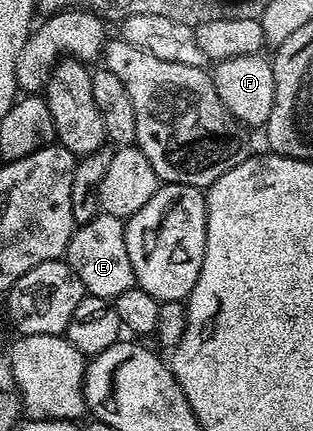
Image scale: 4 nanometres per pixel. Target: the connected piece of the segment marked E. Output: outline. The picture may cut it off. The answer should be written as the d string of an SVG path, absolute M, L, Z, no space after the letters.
M99 212L88 224L78 226L68 240L64 260L76 272L80 284L92 298L113 300L120 292L135 289L132 260L128 260L128 244L124 244L125 221L116 216Z

